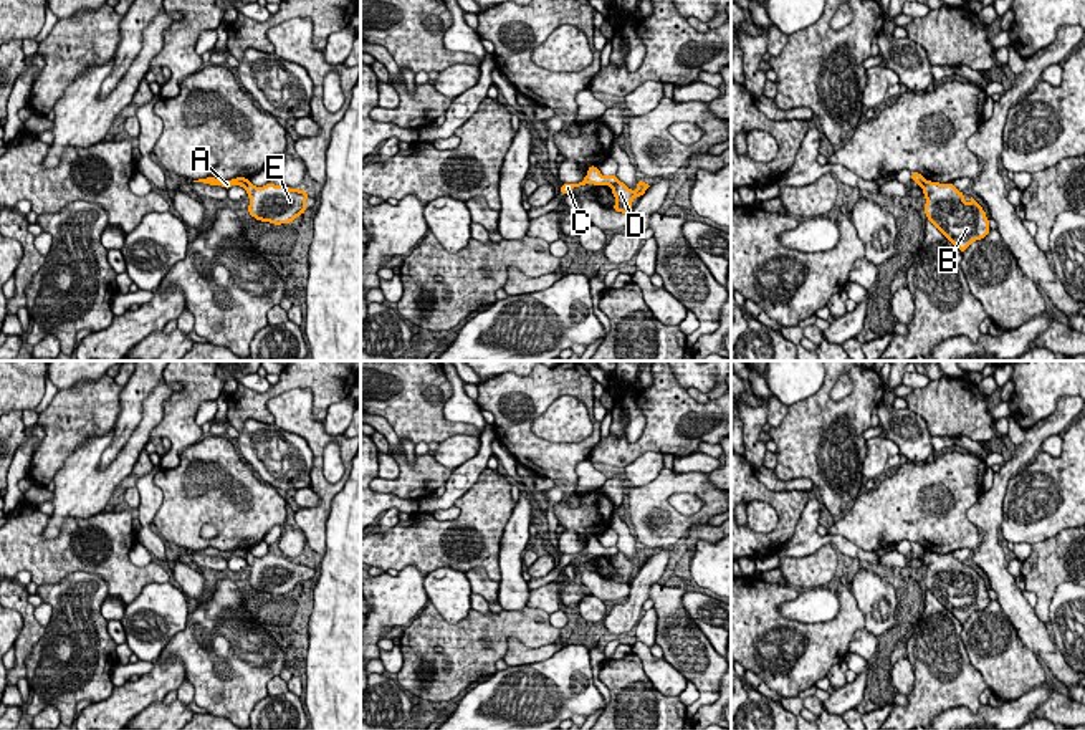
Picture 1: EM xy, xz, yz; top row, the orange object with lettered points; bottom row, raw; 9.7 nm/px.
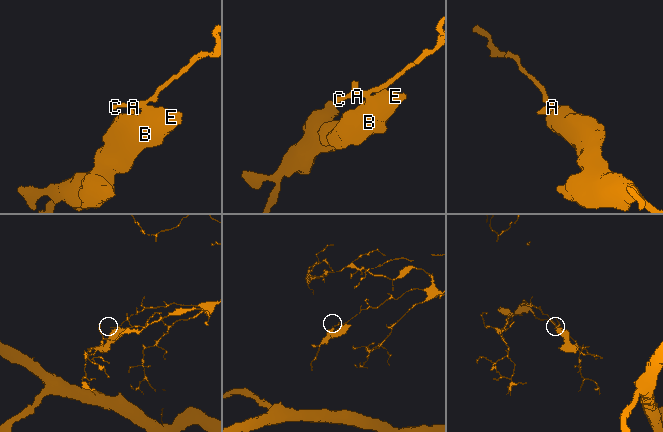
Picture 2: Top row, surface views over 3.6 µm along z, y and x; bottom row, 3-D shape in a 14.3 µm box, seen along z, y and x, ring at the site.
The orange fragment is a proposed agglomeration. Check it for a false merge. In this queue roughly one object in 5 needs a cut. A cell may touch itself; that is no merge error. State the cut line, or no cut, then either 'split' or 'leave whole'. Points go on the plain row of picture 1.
cut xz (619, 552), (611, 557); split

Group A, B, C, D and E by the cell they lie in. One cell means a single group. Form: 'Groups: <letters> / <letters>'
Groups: A C / B D E

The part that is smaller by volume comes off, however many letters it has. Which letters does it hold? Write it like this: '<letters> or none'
B, D, E

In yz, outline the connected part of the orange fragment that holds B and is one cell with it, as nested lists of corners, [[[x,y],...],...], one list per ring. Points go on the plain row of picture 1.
[[[925,551],[926,589],[954,616],[959,622],[989,606],[989,589],[984,579],[971,568],[964,573],[964,564],[953,553],[939,555]]]

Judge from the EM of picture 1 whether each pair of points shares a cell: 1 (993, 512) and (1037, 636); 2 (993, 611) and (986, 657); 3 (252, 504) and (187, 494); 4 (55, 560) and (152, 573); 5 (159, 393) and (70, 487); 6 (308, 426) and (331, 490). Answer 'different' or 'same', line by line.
1: same
2: same
3: same
4: same
5: same
6: same

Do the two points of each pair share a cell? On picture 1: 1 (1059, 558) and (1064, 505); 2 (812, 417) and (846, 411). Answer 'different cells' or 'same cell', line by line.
1: different cells
2: same cell

